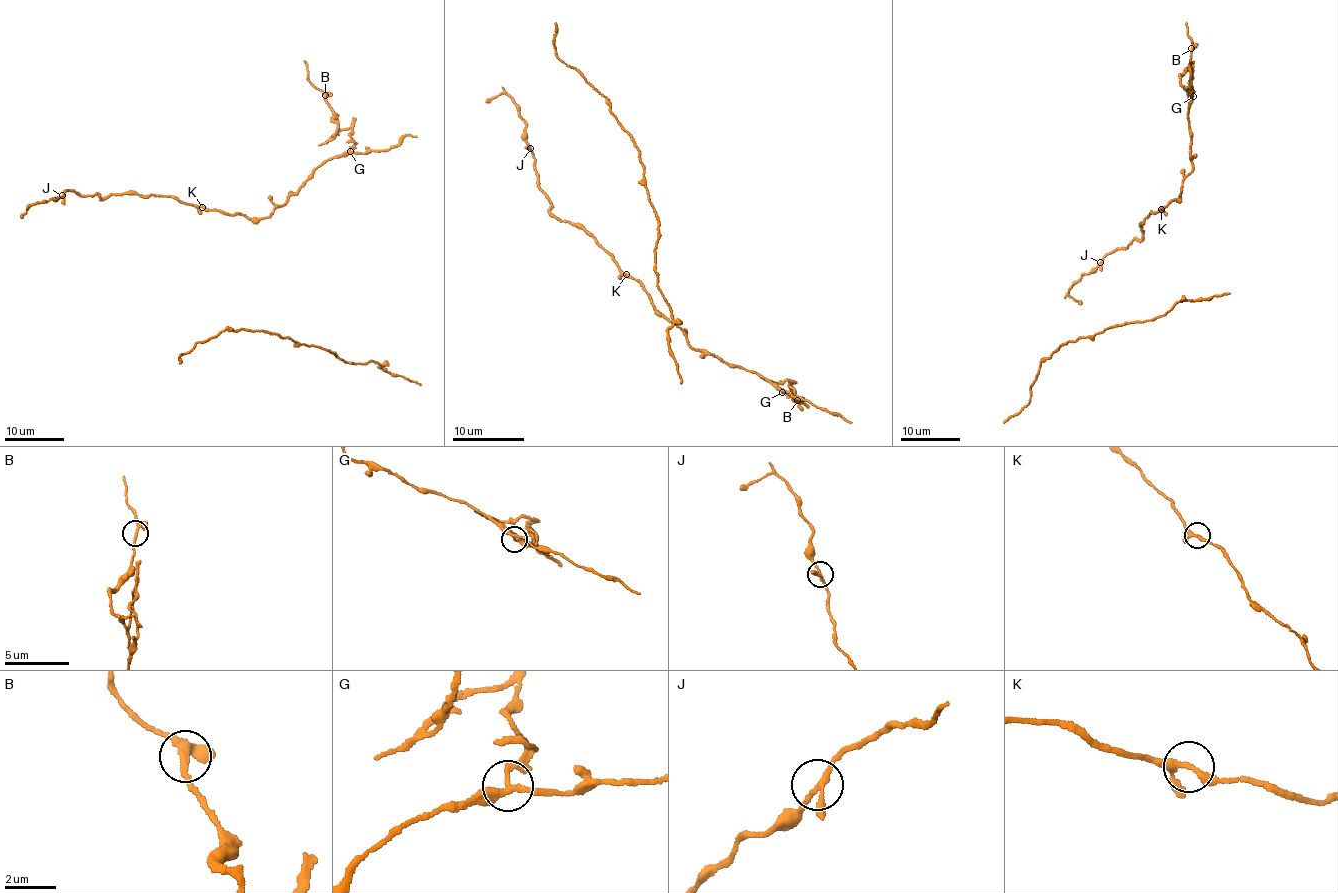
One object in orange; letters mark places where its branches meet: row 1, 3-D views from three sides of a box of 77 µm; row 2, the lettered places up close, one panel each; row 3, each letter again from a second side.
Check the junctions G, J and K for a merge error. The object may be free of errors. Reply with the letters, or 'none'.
G

